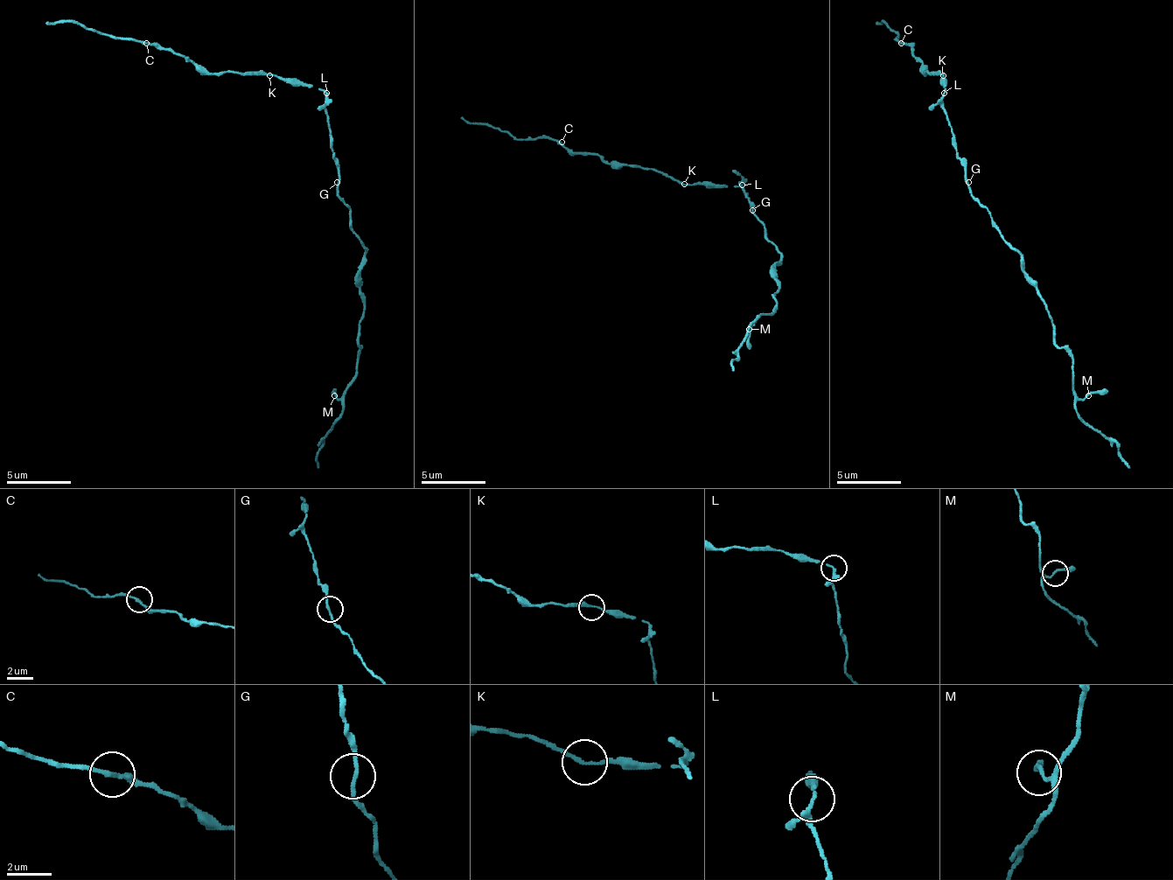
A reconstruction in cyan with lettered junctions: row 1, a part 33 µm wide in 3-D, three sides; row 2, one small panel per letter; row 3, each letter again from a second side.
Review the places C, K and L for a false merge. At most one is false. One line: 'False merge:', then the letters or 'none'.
False merge: L

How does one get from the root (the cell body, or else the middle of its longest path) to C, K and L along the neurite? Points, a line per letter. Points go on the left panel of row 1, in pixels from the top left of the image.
C: (334, 159), (324, 94), (317, 88), (292, 85), (275, 75), (201, 73), (182, 56), (146, 43)
K: (334, 159), (324, 94), (317, 88), (292, 85), (275, 75), (269, 75)
L: (334, 159), (327, 108), (324, 105), (324, 94), (327, 92)

